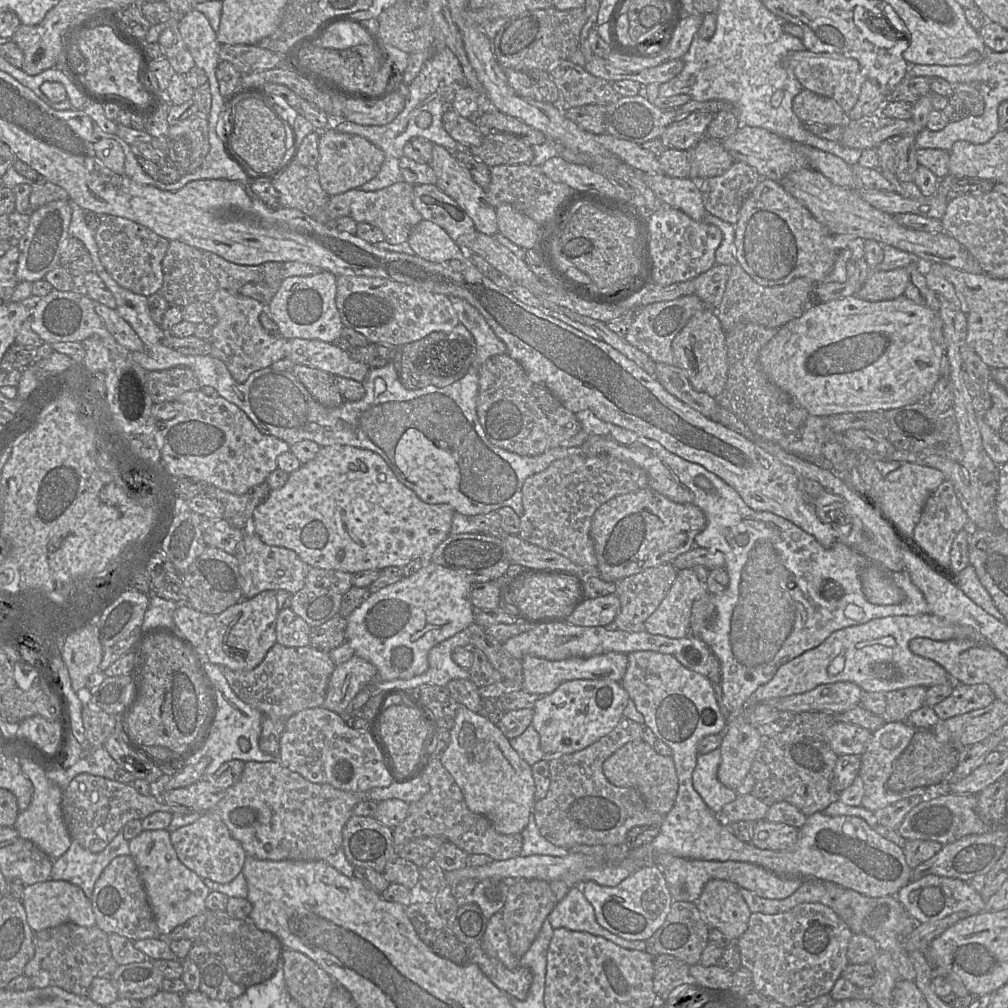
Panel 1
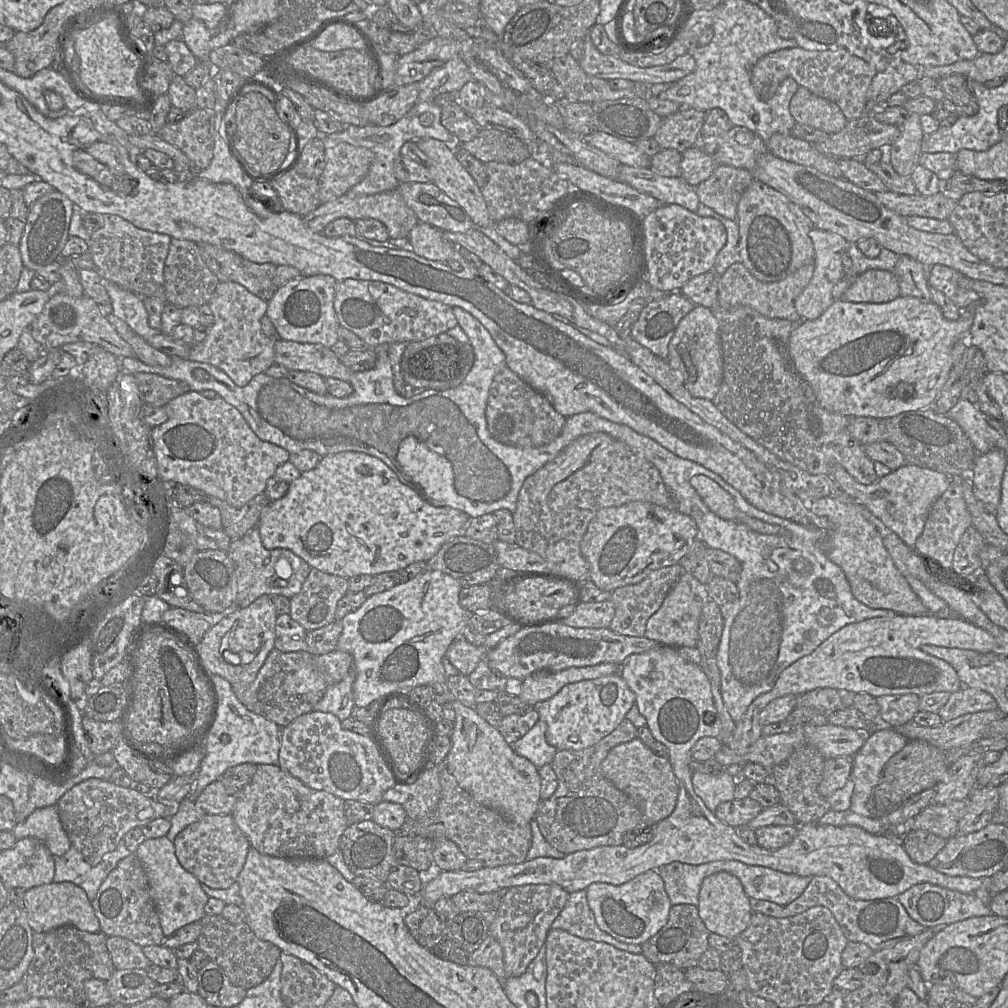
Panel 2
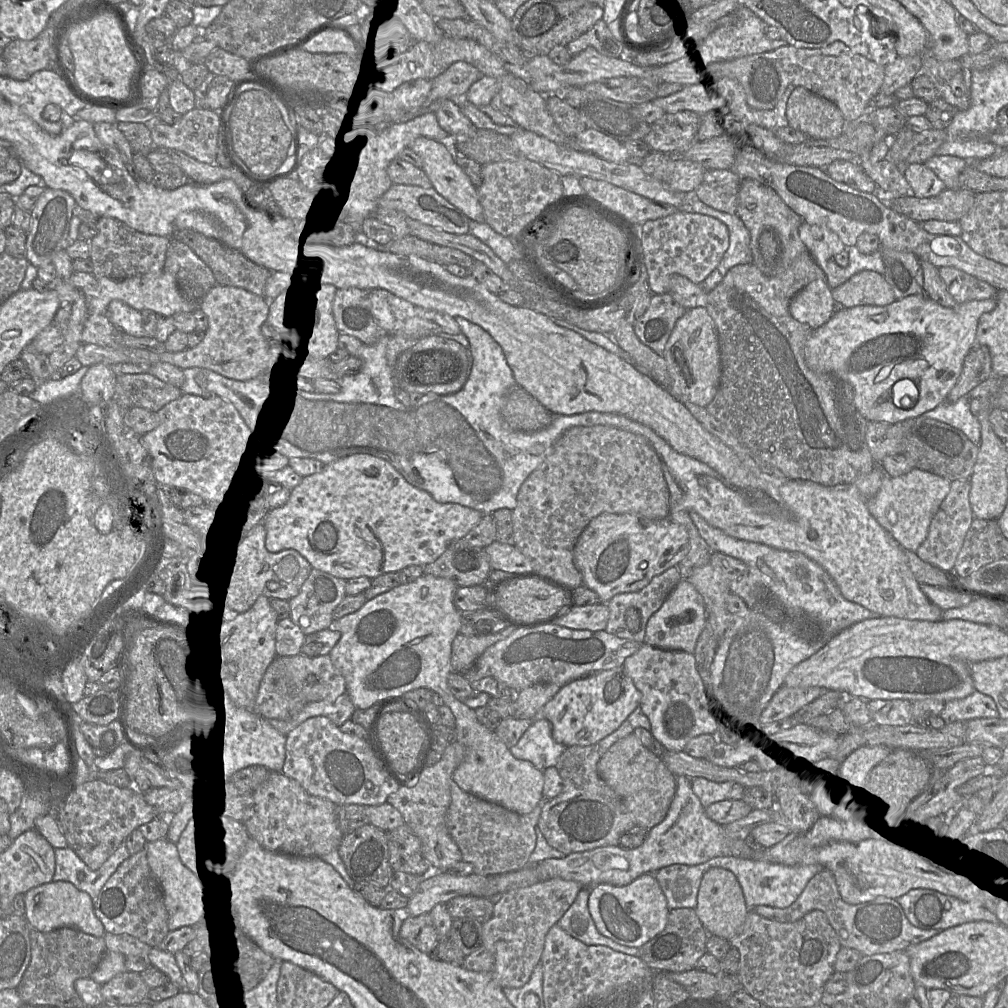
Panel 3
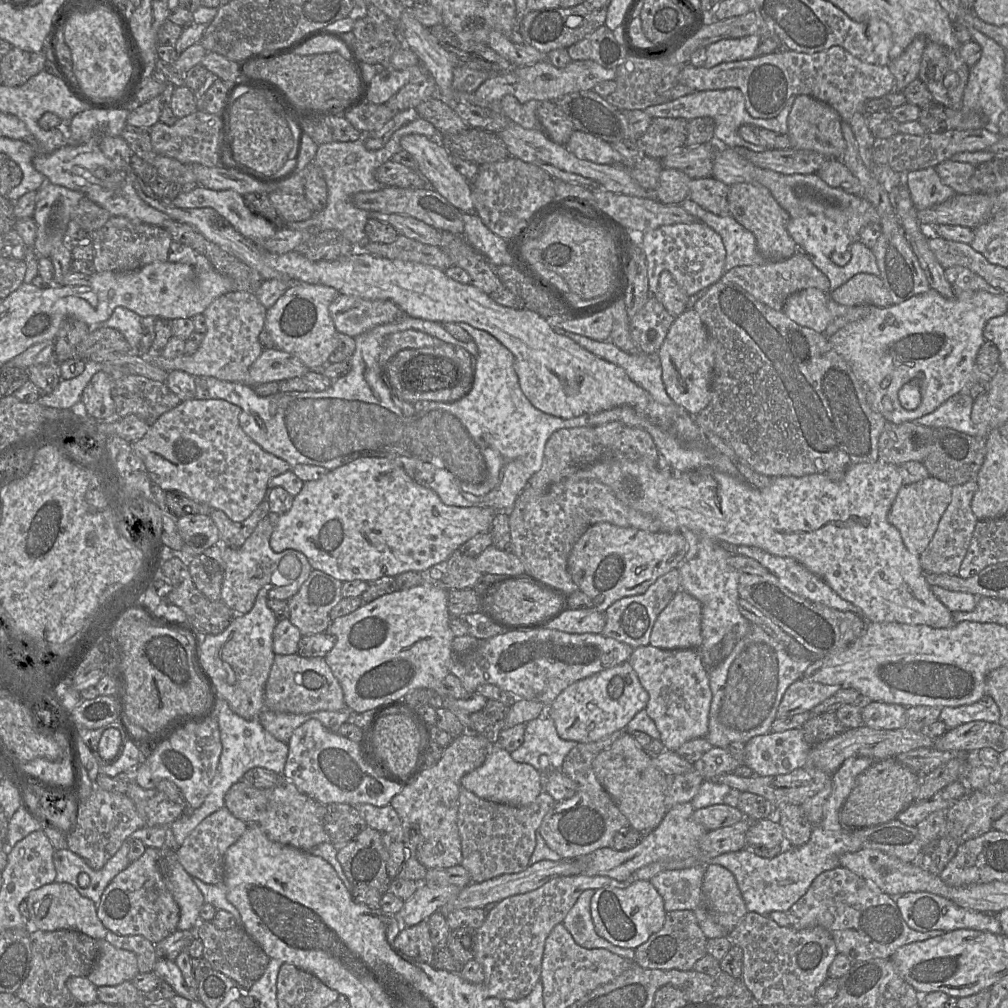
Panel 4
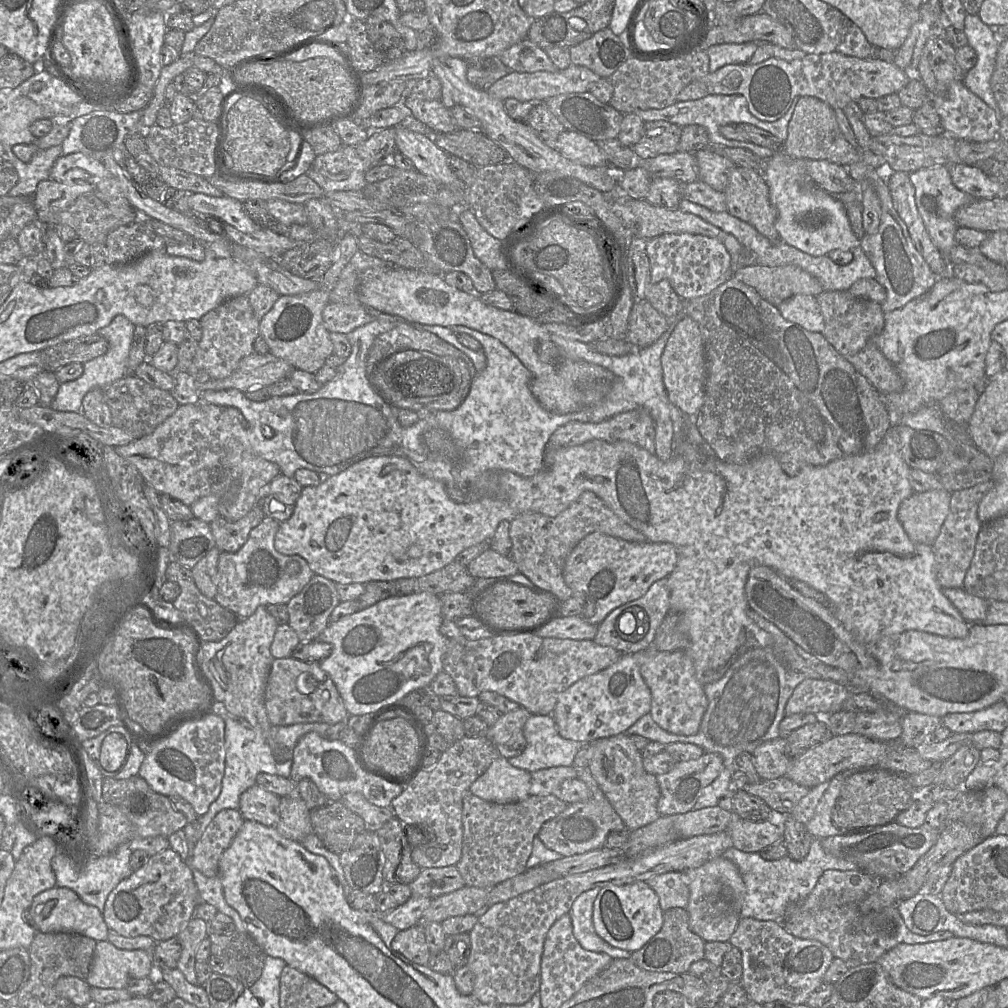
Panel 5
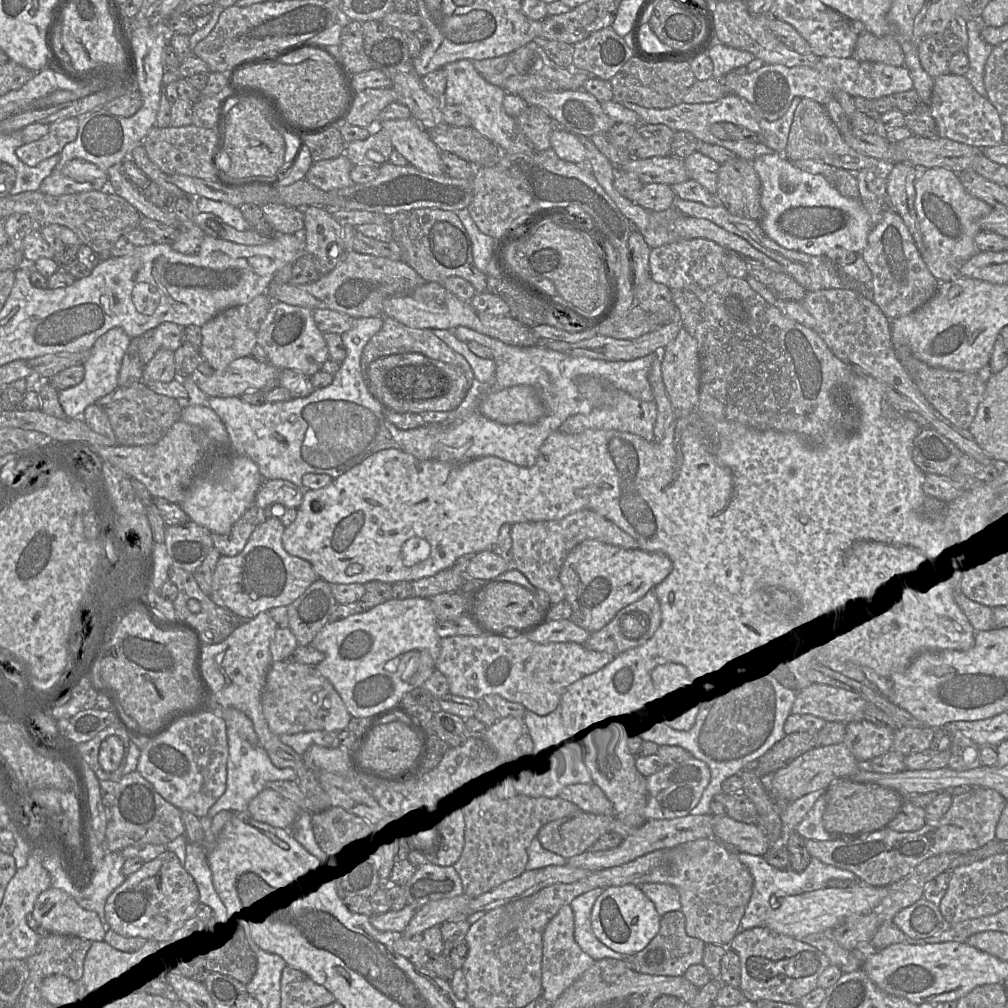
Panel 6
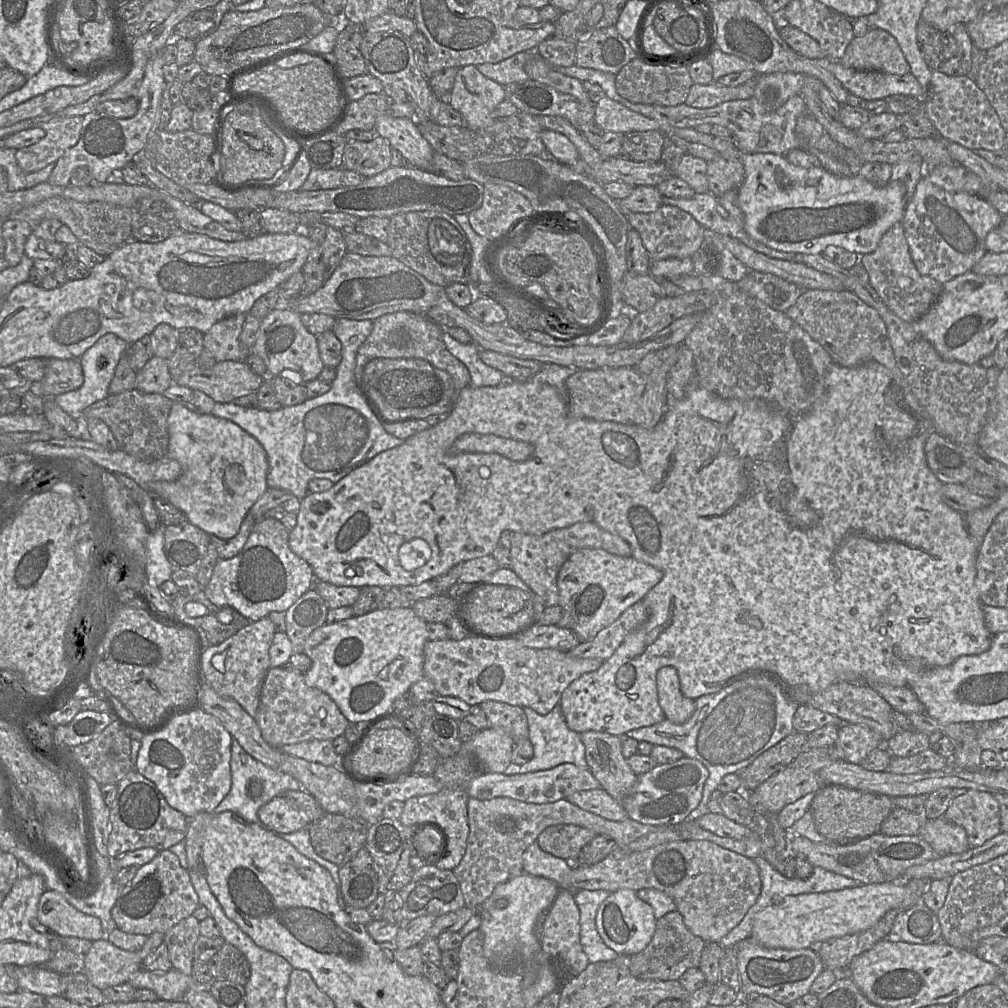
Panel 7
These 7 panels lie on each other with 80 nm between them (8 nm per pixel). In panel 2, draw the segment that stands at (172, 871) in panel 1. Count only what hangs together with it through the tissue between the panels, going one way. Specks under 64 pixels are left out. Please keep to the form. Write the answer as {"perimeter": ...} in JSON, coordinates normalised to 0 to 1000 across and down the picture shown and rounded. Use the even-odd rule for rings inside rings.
{"perimeter":[[[166,829],[144,832],[134,847],[143,861],[149,889],[158,907],[164,930],[188,916],[198,914],[204,908],[203,898],[207,890],[201,884],[199,875],[178,856],[173,836]]]}

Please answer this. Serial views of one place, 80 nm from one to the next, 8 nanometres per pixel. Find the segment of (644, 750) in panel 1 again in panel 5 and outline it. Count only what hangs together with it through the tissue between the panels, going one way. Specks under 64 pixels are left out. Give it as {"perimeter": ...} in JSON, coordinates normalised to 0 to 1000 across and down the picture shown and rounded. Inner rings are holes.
{"perimeter":[[[618,727],[584,738],[588,738],[585,765],[618,813],[621,823],[630,824],[654,813],[653,795],[656,786],[652,770],[640,764],[638,747],[631,742],[625,730]]]}

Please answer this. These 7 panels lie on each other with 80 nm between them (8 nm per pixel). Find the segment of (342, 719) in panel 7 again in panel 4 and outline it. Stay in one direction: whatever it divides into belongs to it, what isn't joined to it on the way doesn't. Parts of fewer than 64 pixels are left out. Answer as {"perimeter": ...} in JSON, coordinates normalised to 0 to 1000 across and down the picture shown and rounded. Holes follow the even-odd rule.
{"perimeter":[[[297,649],[275,650],[263,680],[263,702],[274,707],[306,708],[335,705],[343,701],[341,688],[322,652],[305,653]]]}

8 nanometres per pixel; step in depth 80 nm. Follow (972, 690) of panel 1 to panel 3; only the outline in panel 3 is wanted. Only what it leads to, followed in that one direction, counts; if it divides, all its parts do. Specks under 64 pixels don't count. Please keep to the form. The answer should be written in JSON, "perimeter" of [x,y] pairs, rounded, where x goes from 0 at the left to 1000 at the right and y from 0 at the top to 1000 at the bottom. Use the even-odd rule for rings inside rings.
{"perimeter":[[[967,685],[957,692],[938,696],[932,710],[938,717],[944,717],[968,712],[990,712],[991,707],[983,690]]]}

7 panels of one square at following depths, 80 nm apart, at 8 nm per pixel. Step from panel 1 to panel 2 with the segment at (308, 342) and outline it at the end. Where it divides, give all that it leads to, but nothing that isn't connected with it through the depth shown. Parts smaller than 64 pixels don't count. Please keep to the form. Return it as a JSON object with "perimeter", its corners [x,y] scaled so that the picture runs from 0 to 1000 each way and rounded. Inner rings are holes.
{"perimeter":[[[276,336],[272,342],[273,360],[286,367],[308,368],[319,374],[346,378],[350,368],[327,345],[313,340]]]}

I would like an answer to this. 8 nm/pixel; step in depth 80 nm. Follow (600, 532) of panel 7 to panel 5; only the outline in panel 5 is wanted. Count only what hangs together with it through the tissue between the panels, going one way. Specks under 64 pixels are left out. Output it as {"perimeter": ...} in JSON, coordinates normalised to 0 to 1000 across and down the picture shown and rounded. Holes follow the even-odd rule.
{"perimeter":[[[580,487],[563,504],[550,513],[524,508],[507,517],[508,555],[532,581],[545,587],[552,598],[568,591],[560,575],[562,556],[573,539],[583,530],[596,528],[624,538],[641,538],[642,534],[616,516],[589,488]]]}

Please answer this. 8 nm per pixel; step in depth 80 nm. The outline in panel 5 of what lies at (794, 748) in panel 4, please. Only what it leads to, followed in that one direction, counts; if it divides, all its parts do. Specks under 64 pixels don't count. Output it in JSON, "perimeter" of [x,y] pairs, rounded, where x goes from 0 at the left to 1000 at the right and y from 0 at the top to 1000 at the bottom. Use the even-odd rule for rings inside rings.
{"perimeter":[[[780,729],[760,735],[745,748],[750,765],[755,773],[776,771],[782,765],[787,752],[779,748]]]}

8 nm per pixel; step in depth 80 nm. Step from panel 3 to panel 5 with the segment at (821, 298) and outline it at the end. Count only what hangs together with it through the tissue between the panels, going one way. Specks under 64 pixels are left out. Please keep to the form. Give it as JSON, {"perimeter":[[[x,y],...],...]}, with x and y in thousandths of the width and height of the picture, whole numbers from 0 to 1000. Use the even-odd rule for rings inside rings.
{"perimeter":[[[792,292],[778,298],[771,306],[780,317],[802,328],[815,330],[817,327],[817,315],[809,294]]]}

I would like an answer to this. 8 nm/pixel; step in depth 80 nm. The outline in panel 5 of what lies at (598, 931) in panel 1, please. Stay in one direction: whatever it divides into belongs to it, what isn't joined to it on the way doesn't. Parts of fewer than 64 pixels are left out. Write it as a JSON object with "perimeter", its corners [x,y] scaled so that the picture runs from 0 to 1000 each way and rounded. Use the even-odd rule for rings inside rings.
{"perimeter":[[[589,881],[574,888],[569,894],[564,908],[568,919],[568,927],[578,941],[601,945],[608,951],[625,951],[626,944],[610,940],[595,931],[588,919],[588,899],[595,881]]]}

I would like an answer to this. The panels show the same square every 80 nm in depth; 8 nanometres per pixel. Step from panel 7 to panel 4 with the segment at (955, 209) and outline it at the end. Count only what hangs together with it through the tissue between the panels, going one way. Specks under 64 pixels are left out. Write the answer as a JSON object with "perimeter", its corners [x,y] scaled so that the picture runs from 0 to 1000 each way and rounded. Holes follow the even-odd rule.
{"perimeter":[[[928,166],[906,169],[896,173],[896,176],[910,208],[936,201],[948,192],[943,186],[934,180]]]}

